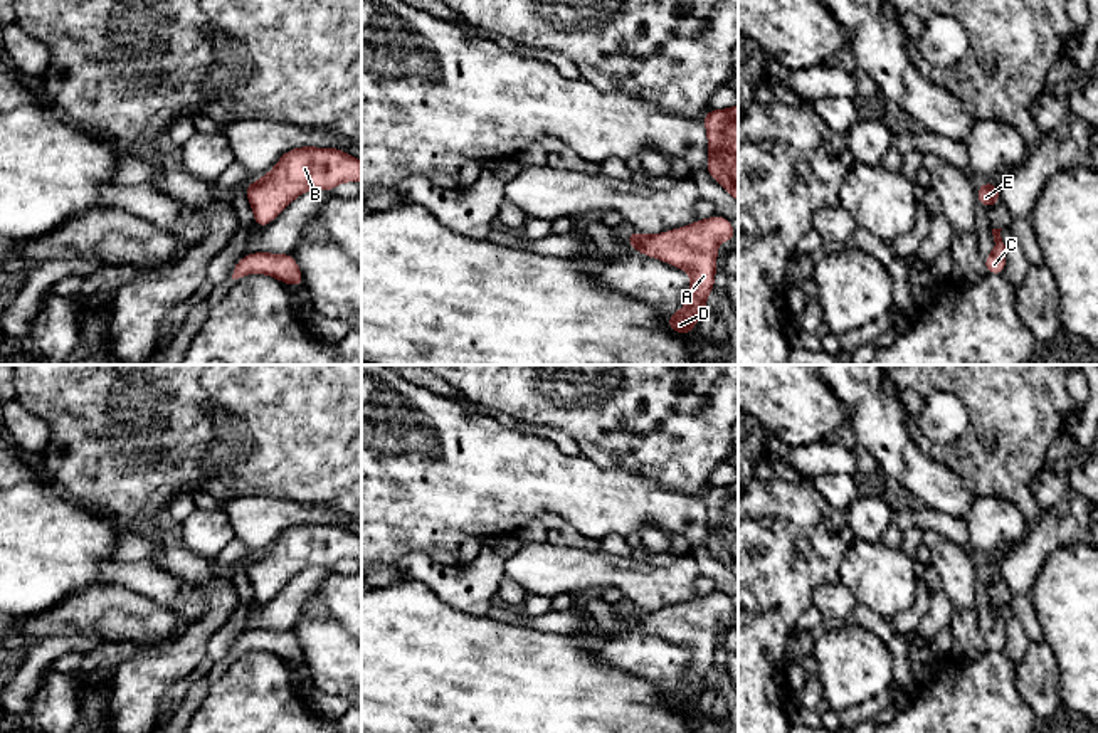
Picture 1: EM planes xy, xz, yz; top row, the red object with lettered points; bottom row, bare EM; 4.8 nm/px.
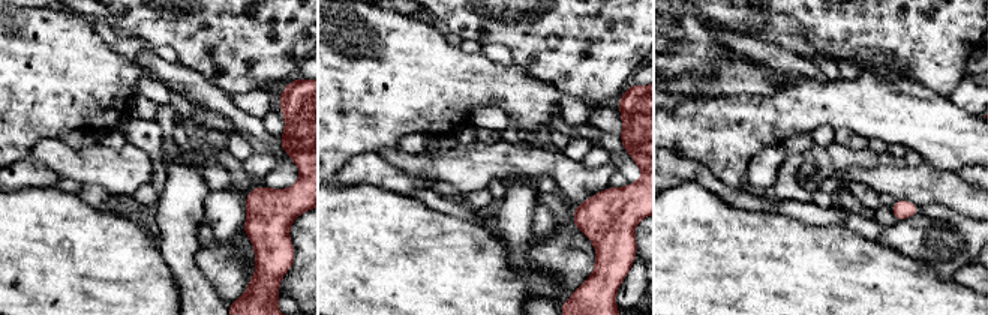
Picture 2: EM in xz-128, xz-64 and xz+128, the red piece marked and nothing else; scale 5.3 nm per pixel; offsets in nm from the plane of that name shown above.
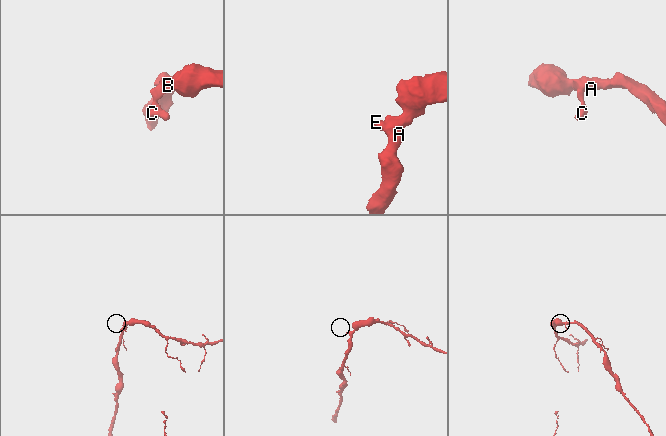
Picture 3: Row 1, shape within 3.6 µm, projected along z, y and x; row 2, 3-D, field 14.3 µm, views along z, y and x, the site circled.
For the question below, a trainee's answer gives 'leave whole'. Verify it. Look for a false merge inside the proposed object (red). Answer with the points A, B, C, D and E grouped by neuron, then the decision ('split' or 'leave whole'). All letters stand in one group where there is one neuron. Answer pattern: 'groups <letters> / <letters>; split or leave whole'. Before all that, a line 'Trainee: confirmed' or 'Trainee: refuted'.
Trainee: confirmed
groups A B C D E; leave whole

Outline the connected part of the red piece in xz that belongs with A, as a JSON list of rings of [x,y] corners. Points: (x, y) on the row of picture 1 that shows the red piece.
[[[718,214],[656,235],[627,230],[626,237],[631,249],[689,274],[688,299],[666,323],[673,333],[693,333],[698,318],[706,313],[708,294],[715,289],[718,245],[721,240],[736,242],[731,222]]]

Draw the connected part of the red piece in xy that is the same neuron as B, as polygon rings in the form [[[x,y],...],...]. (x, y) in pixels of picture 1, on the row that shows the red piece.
[[[299,146],[279,156],[274,168],[249,183],[244,192],[259,229],[269,225],[293,200],[311,188],[333,192],[340,183],[362,182],[362,161],[341,148]]]

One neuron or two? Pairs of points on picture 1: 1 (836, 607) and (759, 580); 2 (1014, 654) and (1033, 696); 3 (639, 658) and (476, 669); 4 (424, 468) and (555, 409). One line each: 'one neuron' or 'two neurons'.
1: two neurons
2: two neurons
3: two neurons
4: two neurons

